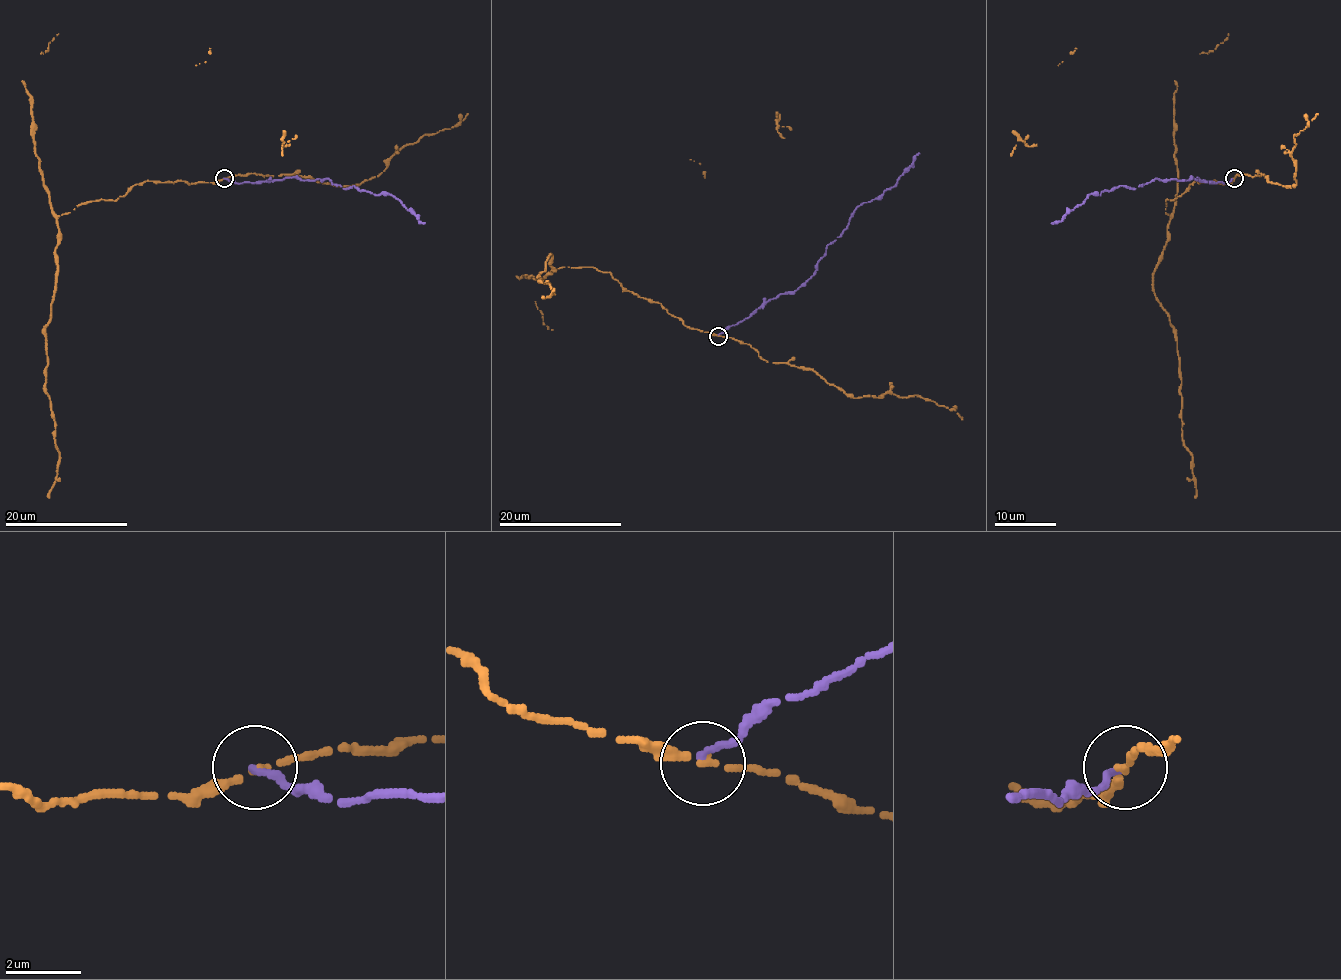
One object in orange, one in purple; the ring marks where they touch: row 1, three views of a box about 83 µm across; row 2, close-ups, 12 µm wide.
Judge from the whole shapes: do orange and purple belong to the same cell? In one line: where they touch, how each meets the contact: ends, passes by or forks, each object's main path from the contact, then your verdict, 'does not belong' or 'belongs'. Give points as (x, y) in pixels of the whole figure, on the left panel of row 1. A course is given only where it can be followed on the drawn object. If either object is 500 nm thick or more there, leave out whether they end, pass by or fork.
place (224, 178); orange passes by; purple ends; course orange (223, 177), (145, 180), (115, 200), (84, 202), (58, 219), (46, 394), (59, 456), (49, 498); course purple (223, 177), (237, 183), (286, 177), (328, 179), (343, 188), (354, 185), (389, 194), (424, 223); does not belong

